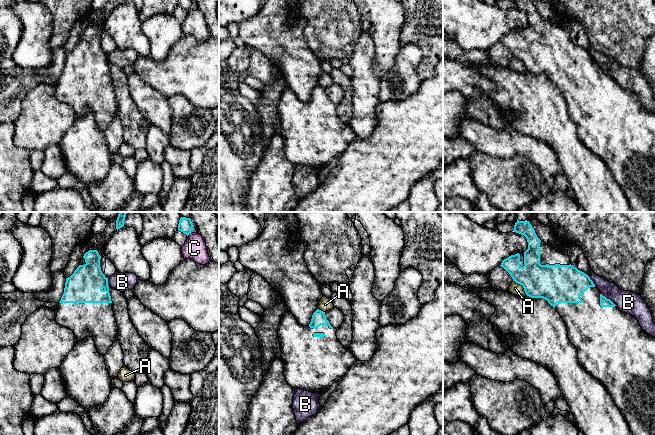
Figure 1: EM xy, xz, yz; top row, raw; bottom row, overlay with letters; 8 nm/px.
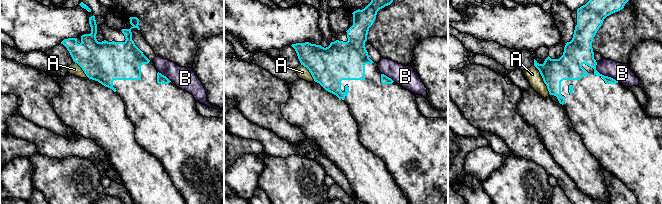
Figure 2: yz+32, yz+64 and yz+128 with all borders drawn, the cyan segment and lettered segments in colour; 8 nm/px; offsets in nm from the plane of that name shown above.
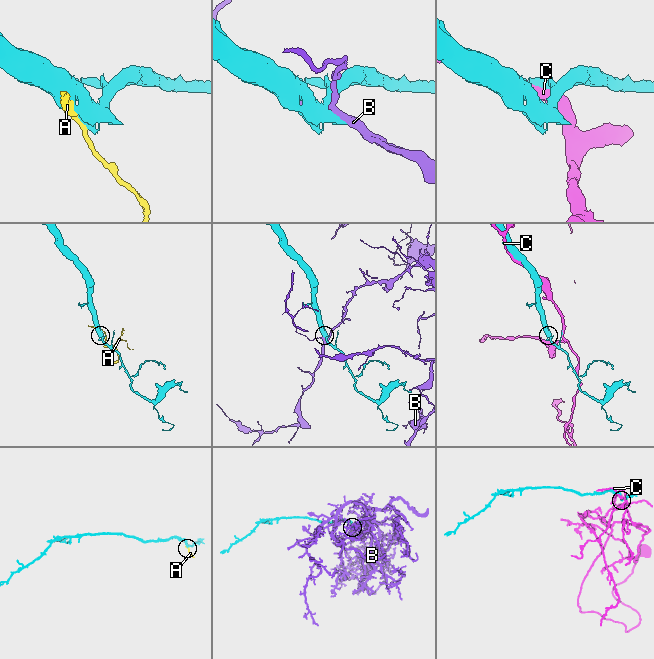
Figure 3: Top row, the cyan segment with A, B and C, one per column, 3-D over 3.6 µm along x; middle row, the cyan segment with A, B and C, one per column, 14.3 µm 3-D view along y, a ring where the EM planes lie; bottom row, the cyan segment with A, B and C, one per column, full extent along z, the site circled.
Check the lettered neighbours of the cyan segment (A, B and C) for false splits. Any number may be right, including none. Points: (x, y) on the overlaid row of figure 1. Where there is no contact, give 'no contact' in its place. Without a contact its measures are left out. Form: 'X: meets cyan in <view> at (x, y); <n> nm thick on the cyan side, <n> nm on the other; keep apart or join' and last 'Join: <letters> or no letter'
A: meets cyan in yz at (522, 285); 300 nm thick on the cyan side, 90 nm on the other; keep apart
B: meets cyan in yz at (609, 299); 80 nm thick on the cyan side, 180 nm on the other; keep apart
C: meets cyan in xy at (188, 234); 120 nm thick on the cyan side, 180 nm on the other; keep apart
Join: no letter

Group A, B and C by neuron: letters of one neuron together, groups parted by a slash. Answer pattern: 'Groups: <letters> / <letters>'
Groups: A / B / C

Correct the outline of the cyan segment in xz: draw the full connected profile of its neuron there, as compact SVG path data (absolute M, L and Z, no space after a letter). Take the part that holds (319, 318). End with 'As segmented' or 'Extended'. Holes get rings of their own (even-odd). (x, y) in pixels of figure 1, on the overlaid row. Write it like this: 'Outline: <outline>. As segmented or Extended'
Outline: M317 309L308 326L300 325L291 312L286 312L278 327L282 358L285 362L286 382L294 389L322 394L334 382L339 381L356 362L350 350L337 339L336 328L326 318L325 312Z. Extended

